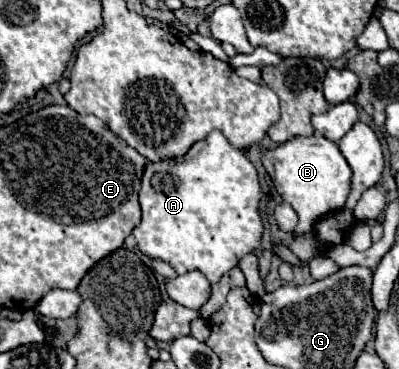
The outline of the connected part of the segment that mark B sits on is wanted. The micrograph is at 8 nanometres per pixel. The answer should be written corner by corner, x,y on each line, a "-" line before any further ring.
314,134
308,138
294,136
288,142
266,150
262,156
262,164
272,178
276,192
298,214
298,224
292,230
294,236
306,234
318,218
342,208
350,192
352,170
346,158
342,156
340,148
334,142
326,140
320,134

